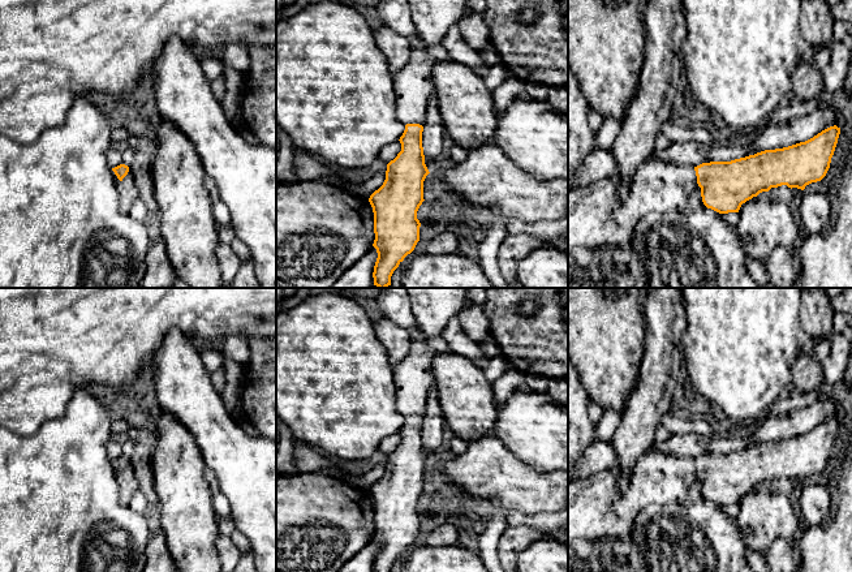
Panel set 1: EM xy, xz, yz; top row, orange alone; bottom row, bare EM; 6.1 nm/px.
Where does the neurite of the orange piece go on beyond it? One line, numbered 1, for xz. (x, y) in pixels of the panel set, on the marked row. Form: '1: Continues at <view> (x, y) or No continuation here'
1: Continues at xz (413, 84)

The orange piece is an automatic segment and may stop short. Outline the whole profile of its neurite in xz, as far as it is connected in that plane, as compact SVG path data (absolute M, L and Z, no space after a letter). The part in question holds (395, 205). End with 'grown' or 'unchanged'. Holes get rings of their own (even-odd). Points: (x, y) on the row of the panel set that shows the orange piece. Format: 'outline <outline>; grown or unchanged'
outline M418 36L410 39L410 48L412 53L409 63L399 72L392 73L397 117L405 125L405 130L399 139L401 143L401 151L387 164L383 185L369 198L374 212L375 240L373 246L378 253L373 278L374 285L378 288L387 288L391 285L393 271L404 258L414 250L419 241L421 223L417 219L417 211L425 201L423 181L430 173L425 164L422 125L426 121L427 100L434 94L431 73L436 60L427 51L427 44Z; grown

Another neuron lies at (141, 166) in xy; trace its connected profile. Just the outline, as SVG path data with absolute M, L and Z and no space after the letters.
M137 152L129 165L129 171L133 175L138 195L145 202L149 214L159 215L159 207L152 195L151 158Z

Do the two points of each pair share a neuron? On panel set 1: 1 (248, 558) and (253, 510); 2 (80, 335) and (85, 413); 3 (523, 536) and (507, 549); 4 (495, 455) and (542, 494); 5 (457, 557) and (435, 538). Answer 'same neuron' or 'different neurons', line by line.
1: different neurons
2: different neurons
3: same neuron
4: same neuron
5: different neurons

